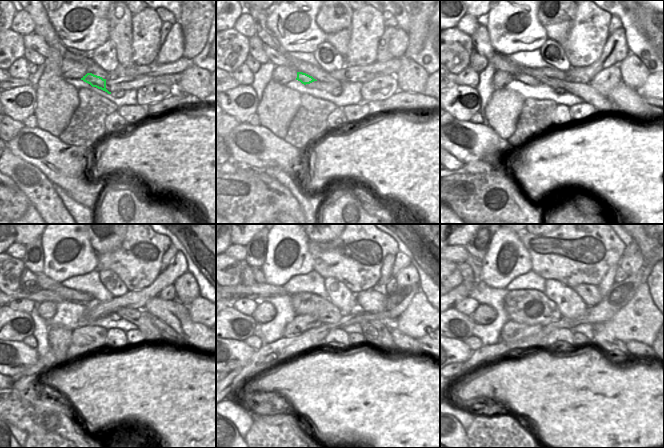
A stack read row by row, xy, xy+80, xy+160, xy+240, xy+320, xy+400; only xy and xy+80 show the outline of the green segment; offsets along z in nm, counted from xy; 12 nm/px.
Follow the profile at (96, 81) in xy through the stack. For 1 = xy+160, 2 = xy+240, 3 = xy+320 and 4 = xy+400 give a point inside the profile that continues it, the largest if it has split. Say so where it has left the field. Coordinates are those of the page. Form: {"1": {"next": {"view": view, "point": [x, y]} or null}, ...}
{"1": {"next": {"view": "xy+160", "point": [500, 62]}}, "2": {"next": {"view": "xy+240", "point": [45, 283]}}, "3": {"next": {"view": "xy+320", "point": [259, 277]}}, "4": {"next": {"view": "xy+400", "point": [476, 264]}}}

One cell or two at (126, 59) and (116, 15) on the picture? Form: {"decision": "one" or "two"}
{"decision": "one"}

